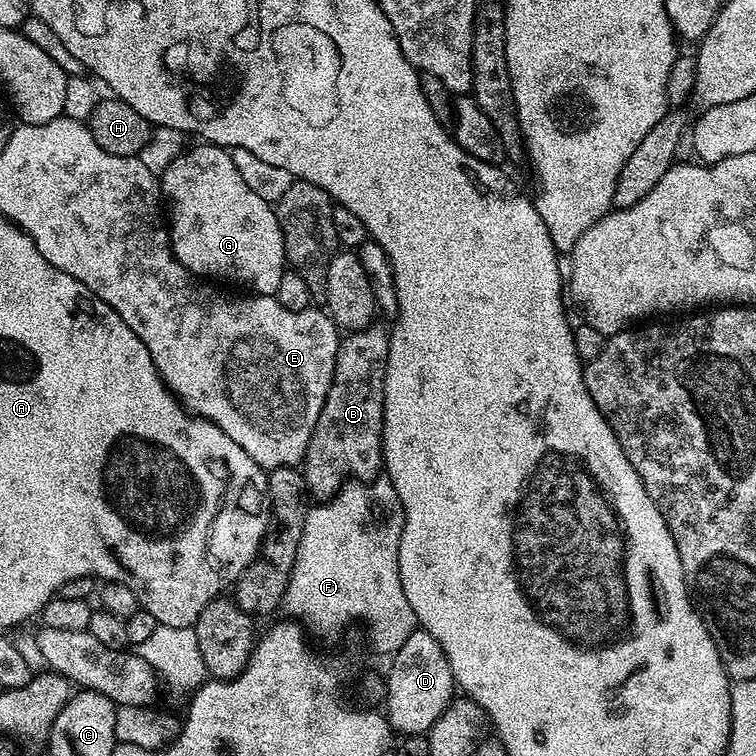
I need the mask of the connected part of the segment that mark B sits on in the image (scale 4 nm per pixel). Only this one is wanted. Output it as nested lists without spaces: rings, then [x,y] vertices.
[[[373,322],[367,328],[360,332],[347,333],[341,339],[340,349],[334,362],[334,378],[330,390],[326,394],[326,402],[322,406],[322,414],[318,414],[318,422],[314,434],[308,443],[308,449],[302,461],[302,475],[304,478],[304,487],[309,493],[316,495],[317,501],[323,502],[333,496],[339,488],[344,487],[346,482],[367,482],[375,480],[381,475],[384,467],[384,447],[382,446],[382,430],[384,429],[384,379],[386,378],[386,366],[388,365],[388,338],[390,332],[387,327],[383,328],[379,322]]]

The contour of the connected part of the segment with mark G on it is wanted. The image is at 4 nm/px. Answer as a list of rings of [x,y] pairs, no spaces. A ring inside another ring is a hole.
[[[207,142],[193,144],[196,144],[193,148],[192,145],[185,147],[159,177],[166,212],[170,217],[170,239],[176,260],[197,278],[207,278],[212,282],[229,280],[257,296],[275,296],[278,282],[282,282],[282,274],[286,270],[282,226],[276,217],[275,207],[258,198],[258,194],[246,186],[242,174],[238,174],[238,166],[234,166],[229,149]]]

